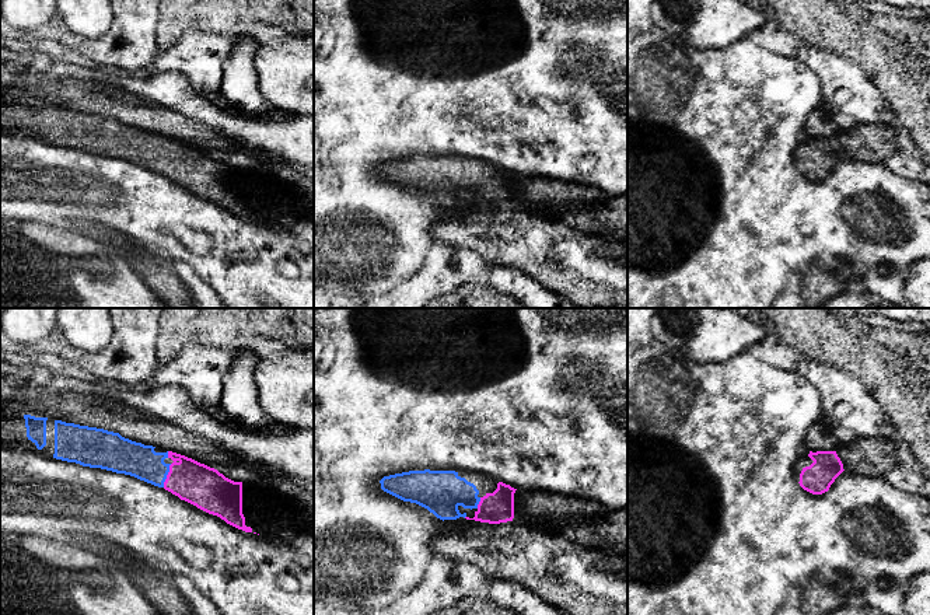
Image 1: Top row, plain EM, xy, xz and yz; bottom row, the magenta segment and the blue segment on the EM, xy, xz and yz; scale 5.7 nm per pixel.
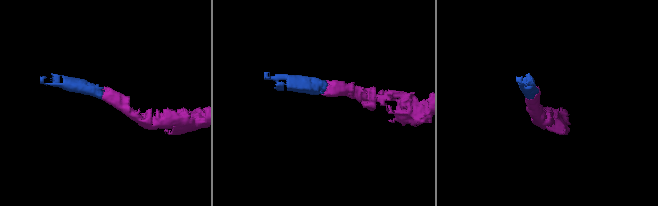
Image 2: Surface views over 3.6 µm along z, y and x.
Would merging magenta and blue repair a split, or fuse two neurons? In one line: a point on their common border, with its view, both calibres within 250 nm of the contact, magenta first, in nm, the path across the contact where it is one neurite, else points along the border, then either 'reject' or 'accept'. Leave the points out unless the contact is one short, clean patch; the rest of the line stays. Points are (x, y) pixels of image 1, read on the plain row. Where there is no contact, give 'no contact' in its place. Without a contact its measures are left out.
contact xy (167, 161); calibres 240 and 200 nm; way xy (207, 175), (189, 166), (167, 161), (128, 143); accept

